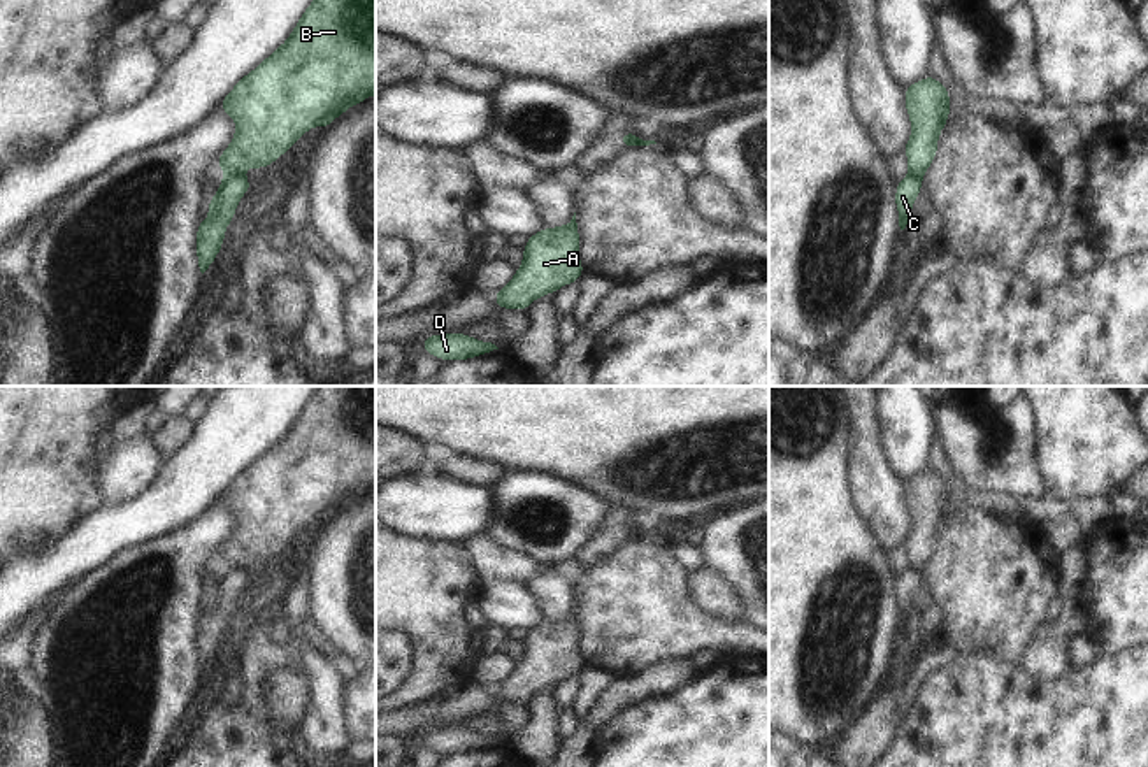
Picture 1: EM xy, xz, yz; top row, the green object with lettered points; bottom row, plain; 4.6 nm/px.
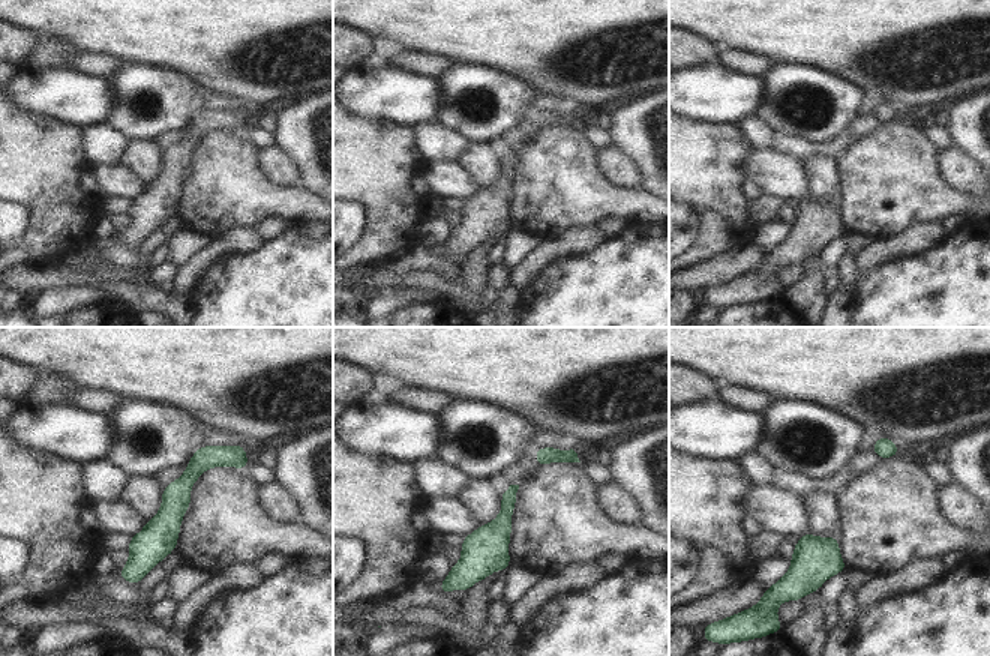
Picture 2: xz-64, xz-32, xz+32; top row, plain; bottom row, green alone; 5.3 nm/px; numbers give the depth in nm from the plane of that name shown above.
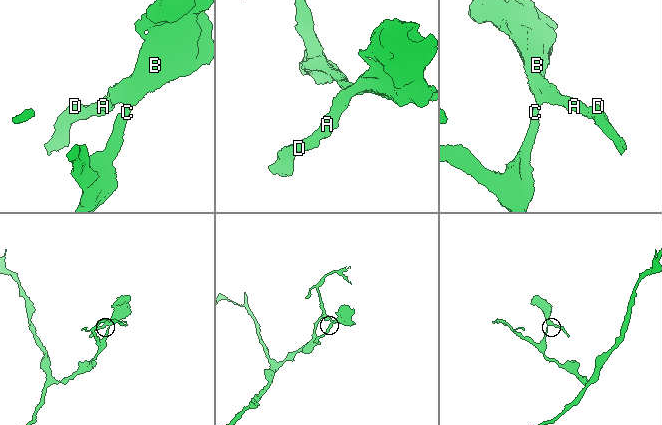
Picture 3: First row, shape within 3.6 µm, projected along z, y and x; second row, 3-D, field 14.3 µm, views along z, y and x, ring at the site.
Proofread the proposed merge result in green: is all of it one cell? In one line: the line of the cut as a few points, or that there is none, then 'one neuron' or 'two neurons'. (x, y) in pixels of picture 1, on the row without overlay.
cut xy (229, 567), (241, 569); two neurons

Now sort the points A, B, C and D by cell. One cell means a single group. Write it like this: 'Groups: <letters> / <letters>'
Groups: A B D / C.

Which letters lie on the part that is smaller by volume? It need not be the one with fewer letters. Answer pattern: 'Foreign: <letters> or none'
Foreign: A, B, D

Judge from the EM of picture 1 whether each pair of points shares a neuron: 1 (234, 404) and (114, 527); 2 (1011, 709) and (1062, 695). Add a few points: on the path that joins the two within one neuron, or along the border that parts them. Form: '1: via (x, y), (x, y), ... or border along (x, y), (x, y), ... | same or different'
1: via (222, 439), (150, 511) | same
2: via (1024, 709), (1050, 708) | same

